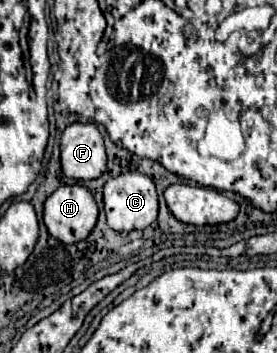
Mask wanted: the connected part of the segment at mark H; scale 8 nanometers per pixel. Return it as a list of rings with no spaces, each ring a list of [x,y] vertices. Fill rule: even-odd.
[[[63,185],[45,201],[43,221],[61,243],[79,243],[93,231],[97,215],[97,203],[87,187]]]

